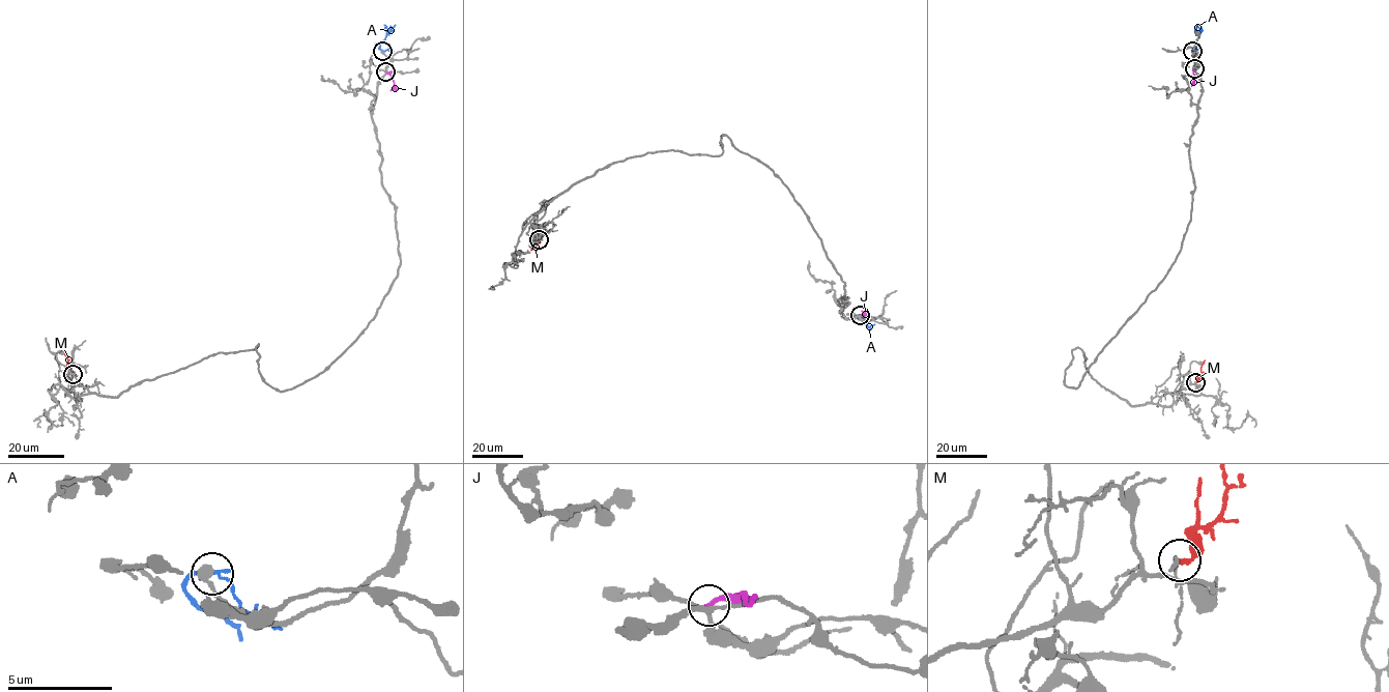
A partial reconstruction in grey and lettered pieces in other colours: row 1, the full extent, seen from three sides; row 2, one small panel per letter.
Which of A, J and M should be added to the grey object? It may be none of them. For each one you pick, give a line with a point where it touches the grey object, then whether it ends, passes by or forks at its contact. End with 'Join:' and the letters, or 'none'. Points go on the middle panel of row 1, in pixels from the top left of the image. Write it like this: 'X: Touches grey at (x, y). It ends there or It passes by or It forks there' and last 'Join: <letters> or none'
Join: none

